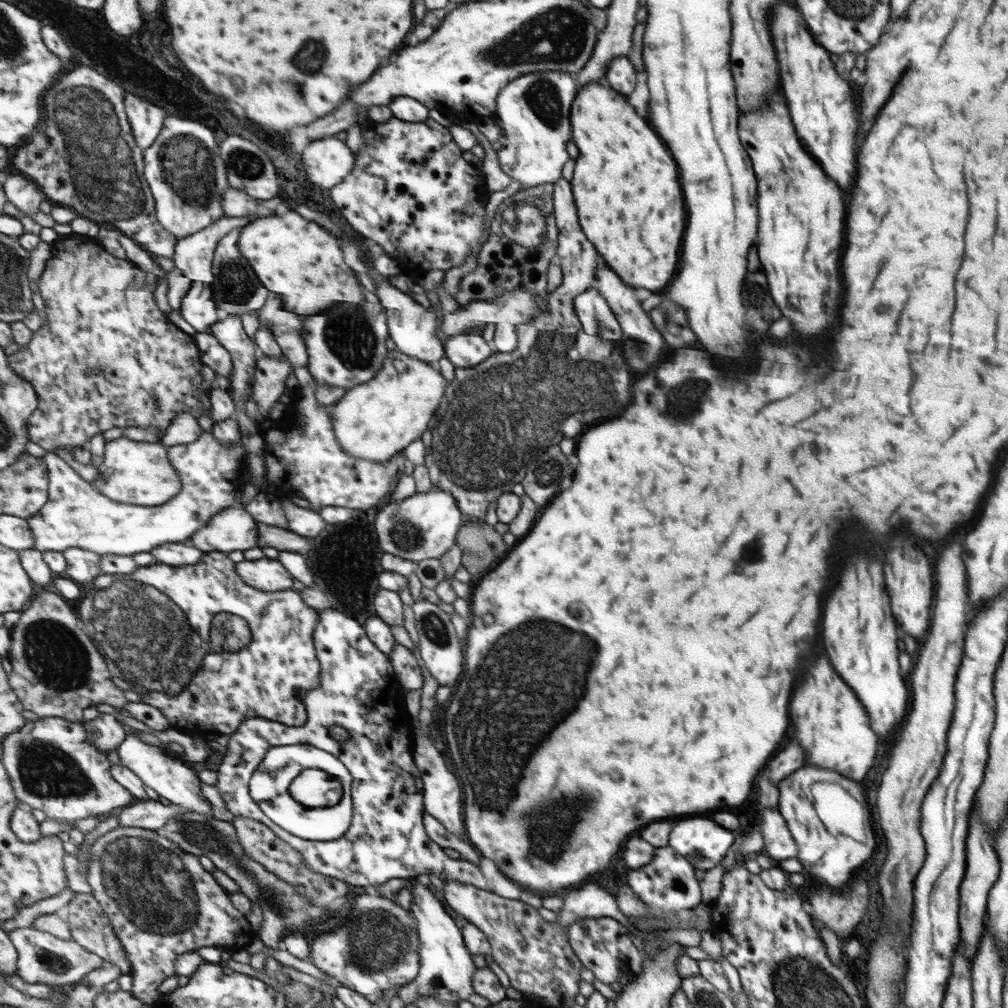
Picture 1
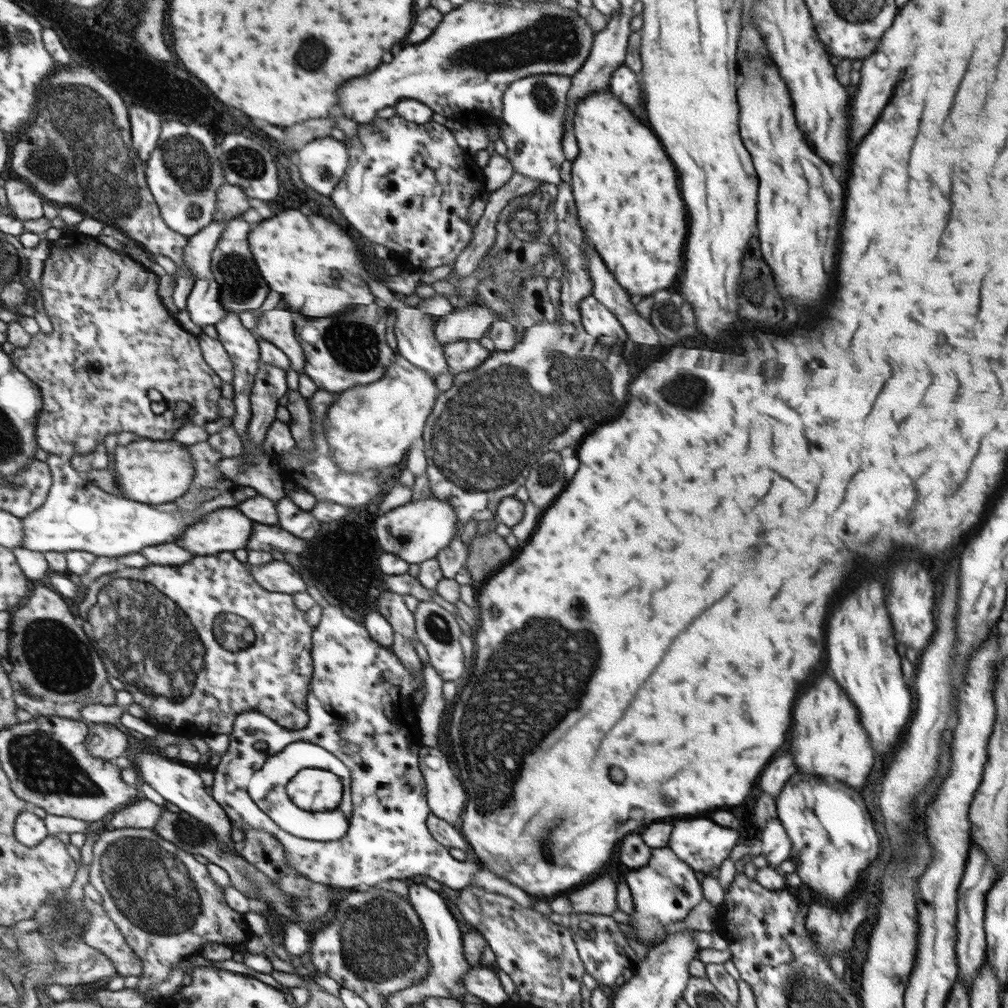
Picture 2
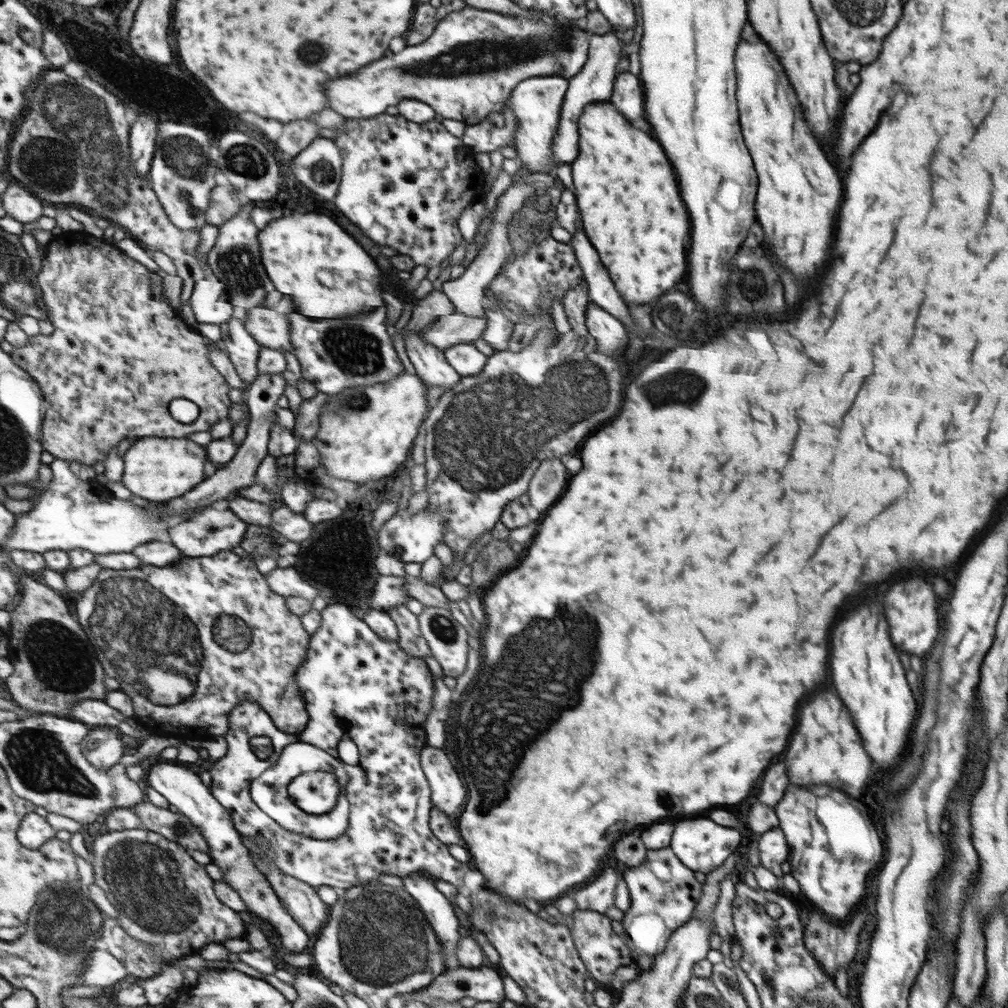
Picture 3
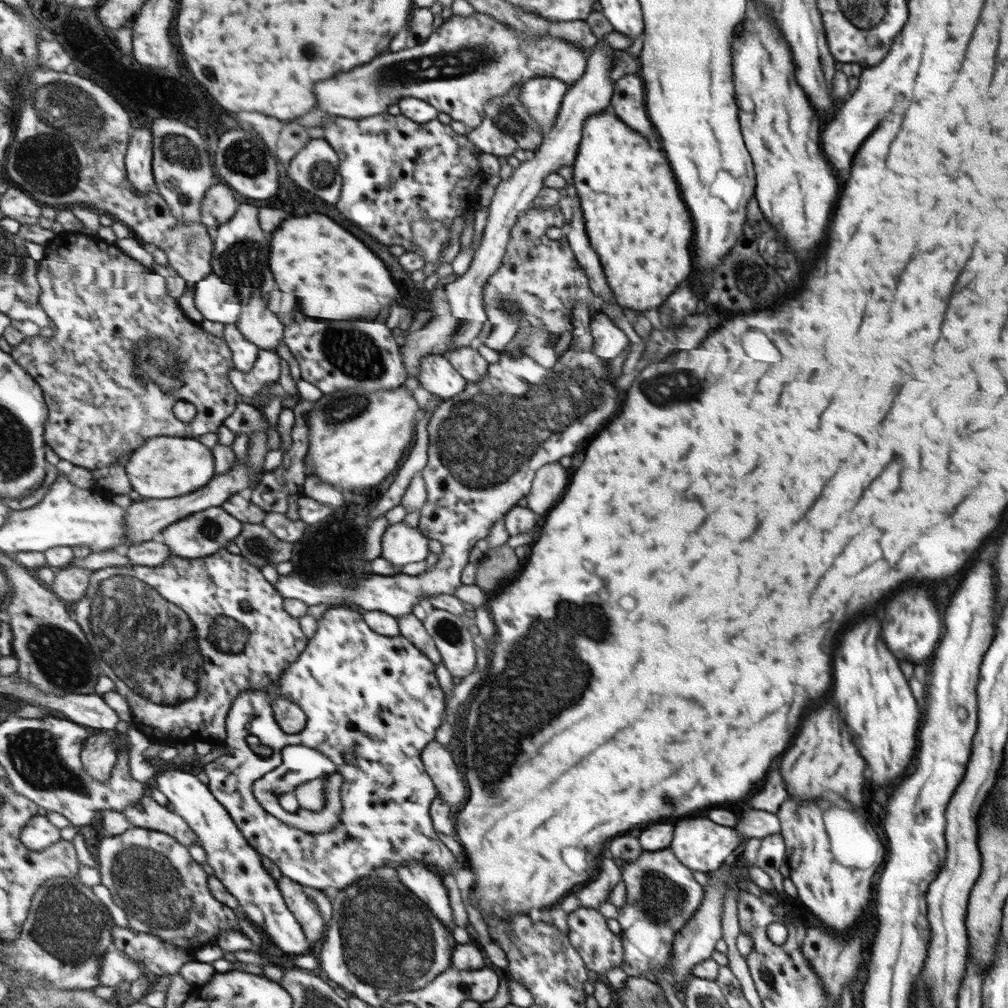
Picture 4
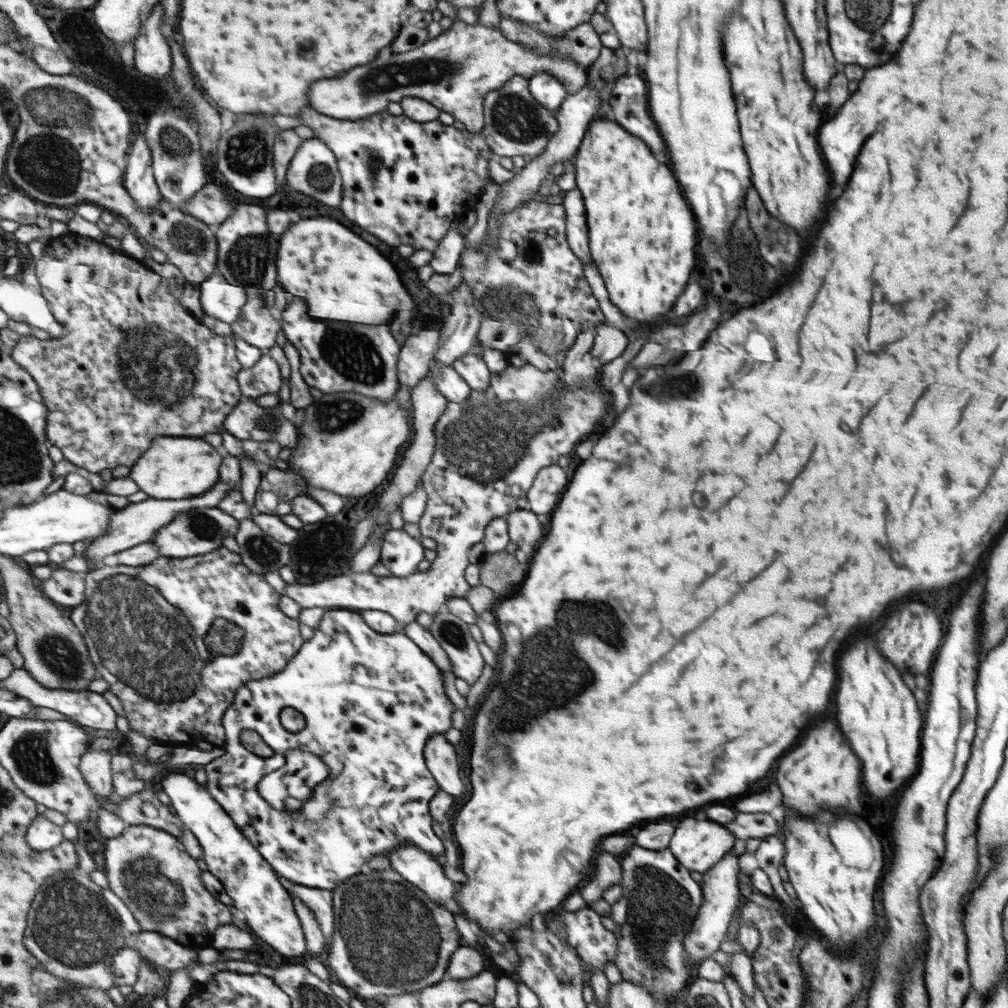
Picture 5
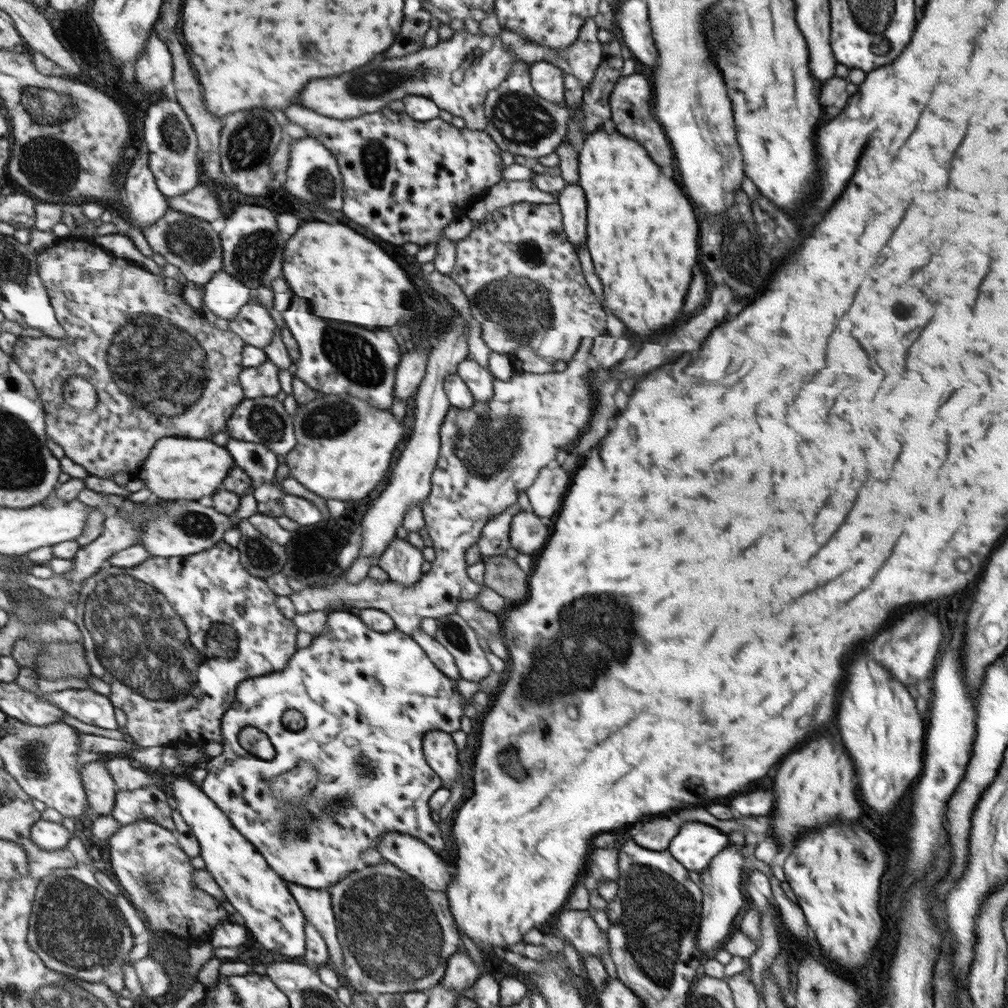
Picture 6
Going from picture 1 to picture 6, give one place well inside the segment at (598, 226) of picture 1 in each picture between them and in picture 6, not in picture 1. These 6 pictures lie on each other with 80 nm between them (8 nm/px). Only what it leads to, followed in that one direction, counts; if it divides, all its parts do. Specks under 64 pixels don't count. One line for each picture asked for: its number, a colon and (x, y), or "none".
2: (624, 188)
3: (628, 204)
4: (635, 221)
5: (641, 234)
6: (641, 234)

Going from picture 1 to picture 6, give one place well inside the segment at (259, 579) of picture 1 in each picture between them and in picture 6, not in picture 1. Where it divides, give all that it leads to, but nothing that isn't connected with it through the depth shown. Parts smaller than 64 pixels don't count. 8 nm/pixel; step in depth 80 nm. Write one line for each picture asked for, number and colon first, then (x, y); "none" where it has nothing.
2: (278, 576)
3: (288, 582)
4: (479, 462)
5: (483, 461)
6: (504, 442)

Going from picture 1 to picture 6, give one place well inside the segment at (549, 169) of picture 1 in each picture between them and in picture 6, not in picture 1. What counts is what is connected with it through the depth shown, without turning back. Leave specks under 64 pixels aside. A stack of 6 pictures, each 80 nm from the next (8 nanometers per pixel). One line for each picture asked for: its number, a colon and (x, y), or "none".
2: (534, 108)
3: (535, 102)
4: (541, 96)
5: (545, 89)
6: (547, 80)

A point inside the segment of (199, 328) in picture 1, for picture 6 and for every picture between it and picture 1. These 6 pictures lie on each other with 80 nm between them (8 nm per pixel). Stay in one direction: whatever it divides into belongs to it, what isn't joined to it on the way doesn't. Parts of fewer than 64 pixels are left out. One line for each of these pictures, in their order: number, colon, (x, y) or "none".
2: (204, 304)
3: (210, 301)
4: (217, 300)
5: (220, 298)
6: (225, 295)

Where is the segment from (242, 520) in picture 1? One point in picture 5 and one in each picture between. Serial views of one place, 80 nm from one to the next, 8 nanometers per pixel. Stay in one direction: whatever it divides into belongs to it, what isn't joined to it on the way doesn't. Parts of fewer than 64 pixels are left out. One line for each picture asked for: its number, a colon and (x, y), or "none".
2: (227, 529)
3: (207, 532)
4: (202, 534)
5: (195, 532)

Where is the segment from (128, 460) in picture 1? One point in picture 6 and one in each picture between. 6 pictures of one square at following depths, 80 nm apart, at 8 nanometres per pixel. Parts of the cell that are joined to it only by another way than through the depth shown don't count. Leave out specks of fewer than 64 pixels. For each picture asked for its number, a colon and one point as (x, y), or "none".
2: (150, 471)
3: (157, 469)
4: (165, 467)
5: (175, 468)
6: (179, 468)

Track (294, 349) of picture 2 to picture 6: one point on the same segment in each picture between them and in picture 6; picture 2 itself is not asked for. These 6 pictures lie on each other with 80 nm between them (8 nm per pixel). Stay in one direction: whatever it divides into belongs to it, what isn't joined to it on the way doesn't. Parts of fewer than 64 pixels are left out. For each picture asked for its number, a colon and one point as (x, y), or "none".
3: (270, 328)
4: (260, 325)
5: (256, 325)
6: (254, 323)

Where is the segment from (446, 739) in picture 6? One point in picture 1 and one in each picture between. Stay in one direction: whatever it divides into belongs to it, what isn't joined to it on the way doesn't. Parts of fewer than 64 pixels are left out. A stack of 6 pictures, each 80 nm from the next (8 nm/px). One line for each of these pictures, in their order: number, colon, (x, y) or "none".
1: (442, 797)
2: (445, 797)
3: (447, 795)
4: (443, 774)
5: (440, 758)

